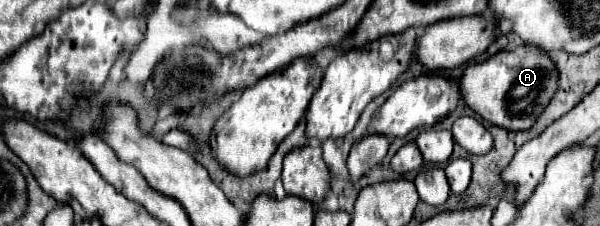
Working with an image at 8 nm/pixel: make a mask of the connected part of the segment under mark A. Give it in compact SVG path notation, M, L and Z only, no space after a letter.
M520 45L512 53L500 51L484 63L468 65L458 79L464 105L488 123L510 131L530 129L538 113L542 113L542 109L550 103L556 85L558 73L554 73L554 63L550 57L546 53L538 53L538 49L526 49L526 45Z

